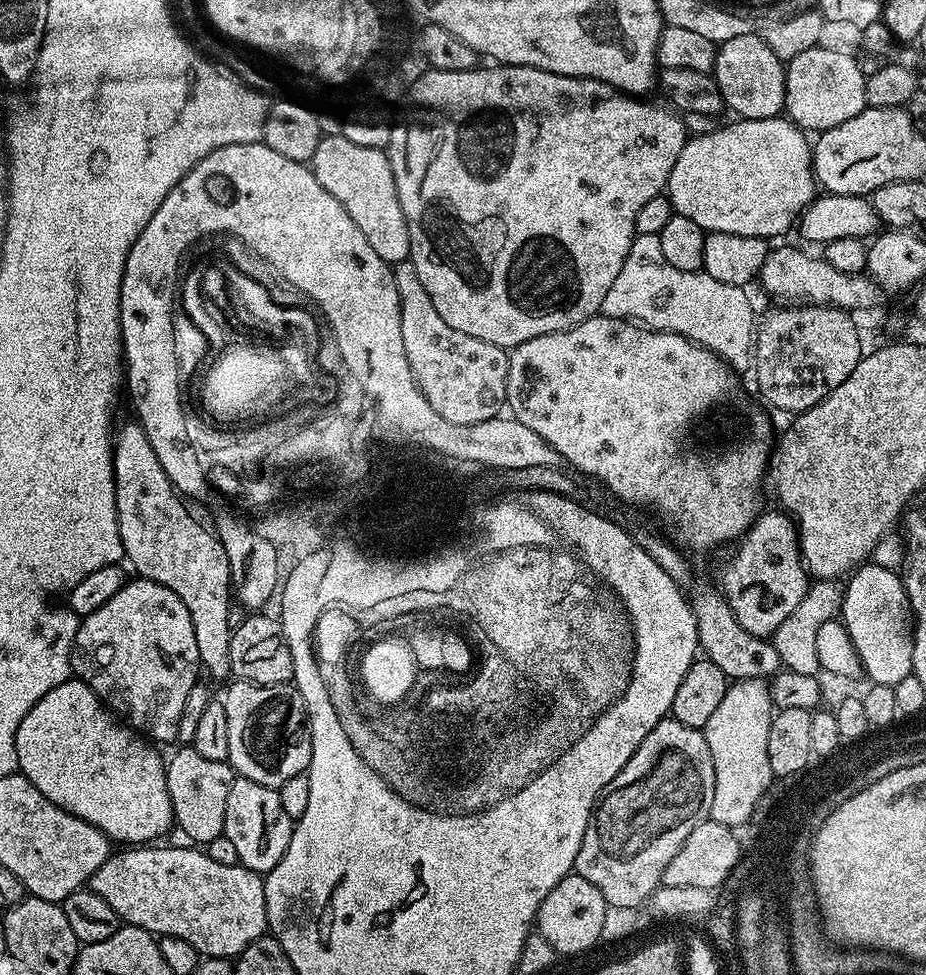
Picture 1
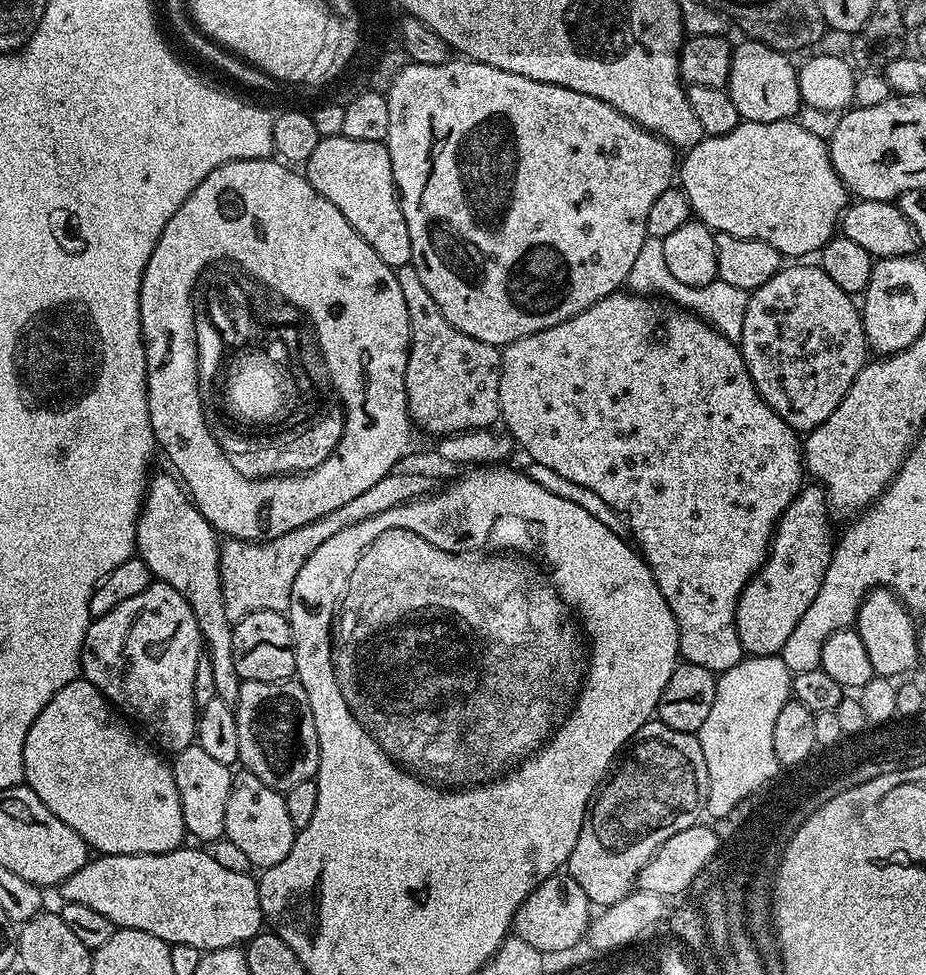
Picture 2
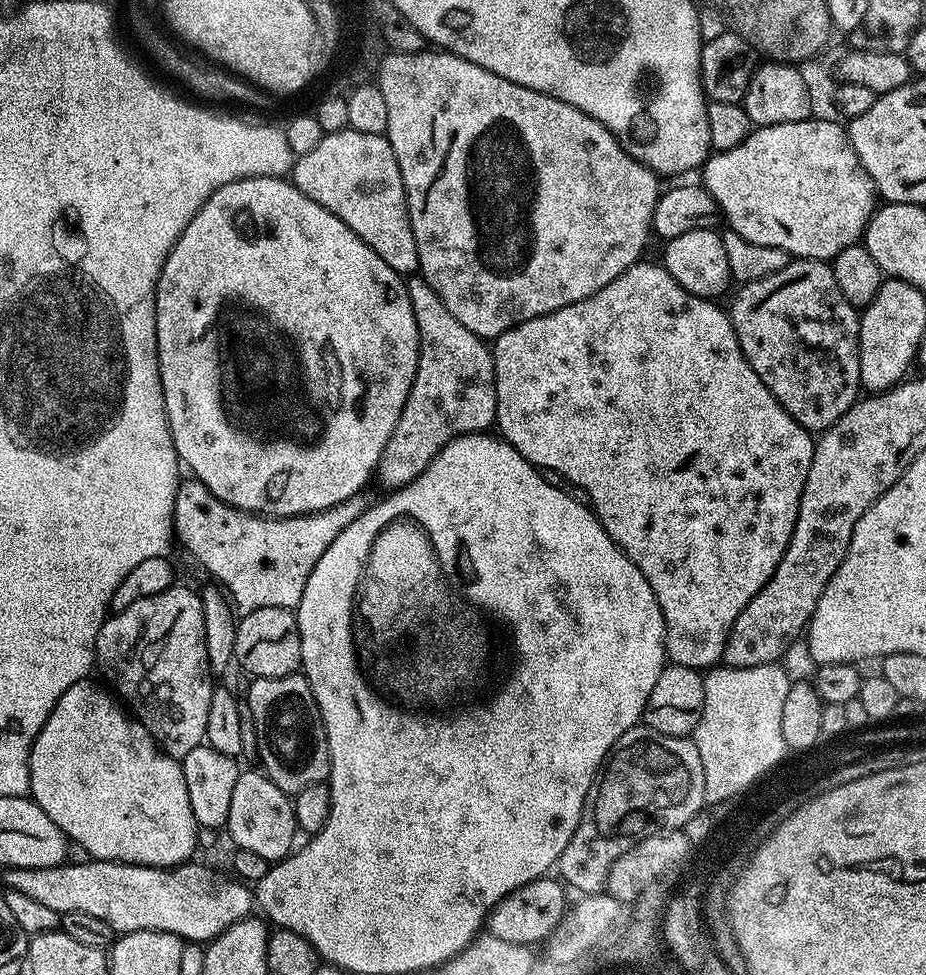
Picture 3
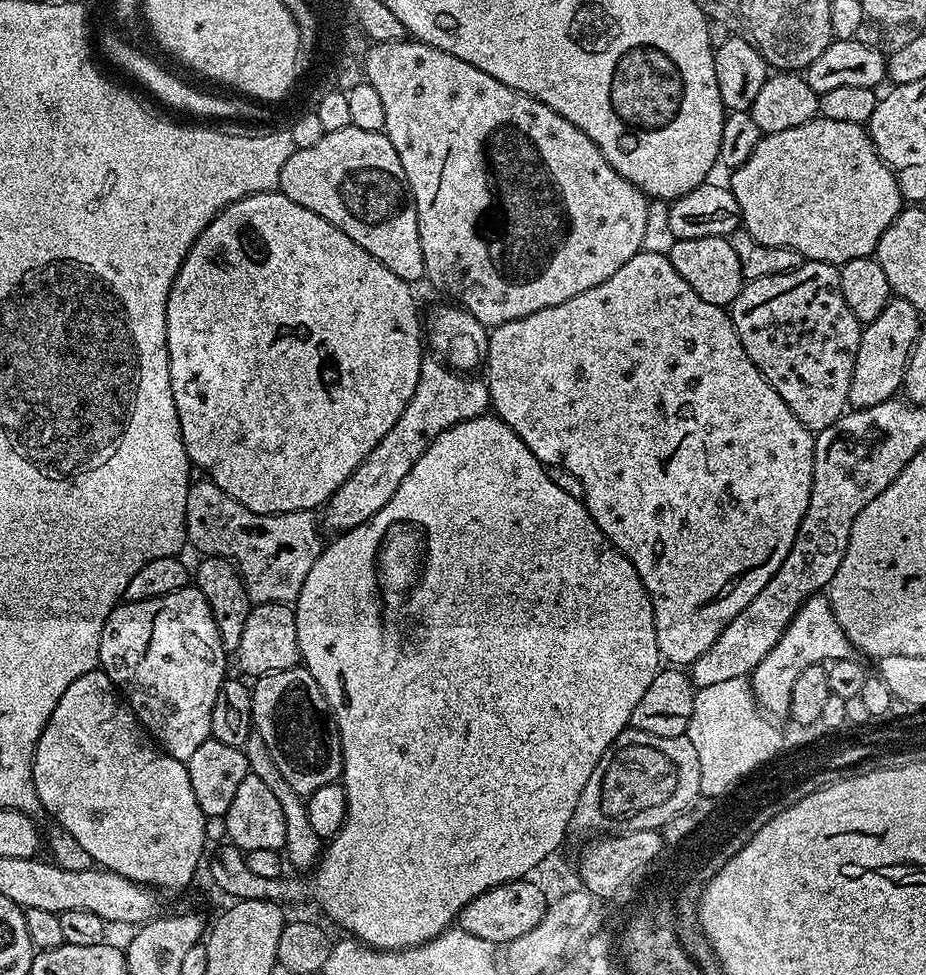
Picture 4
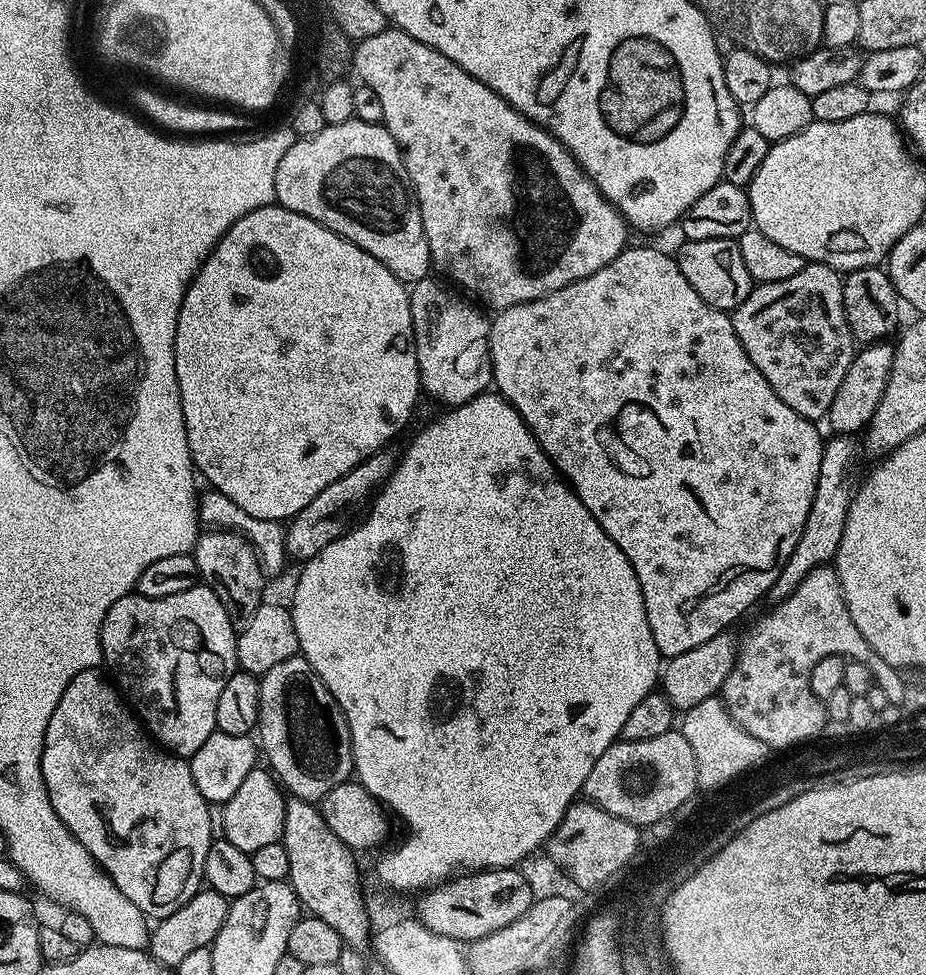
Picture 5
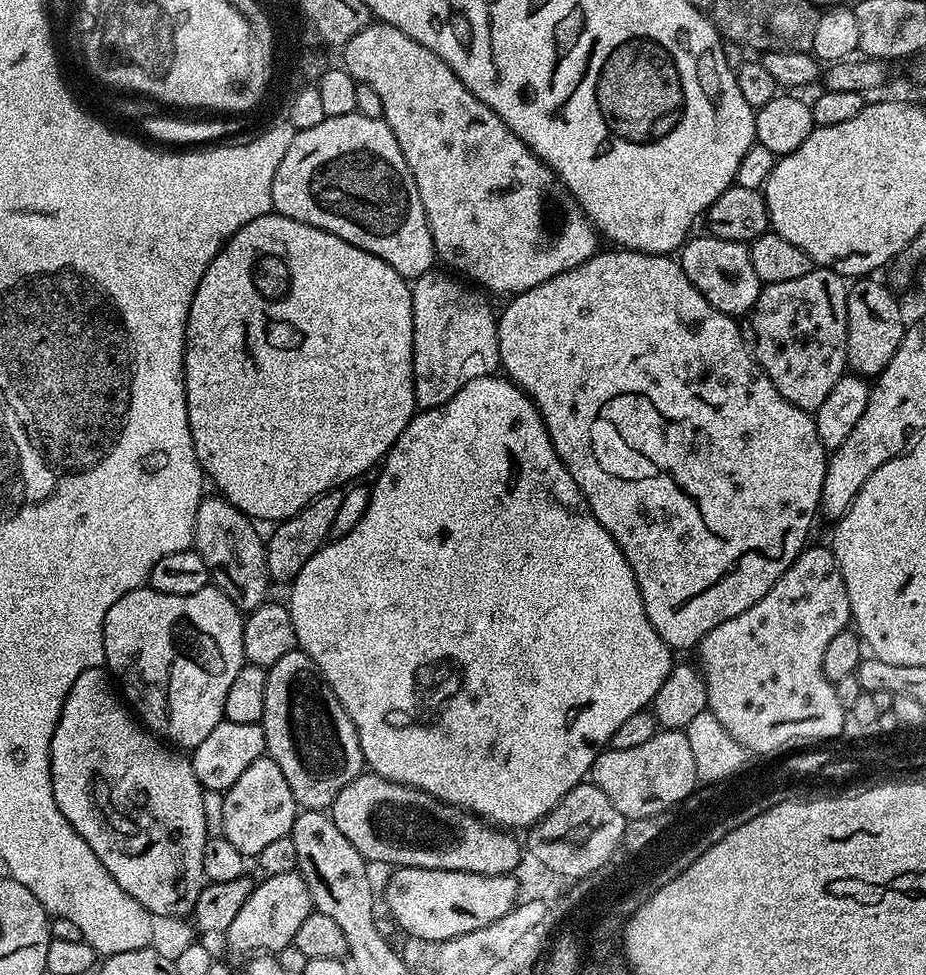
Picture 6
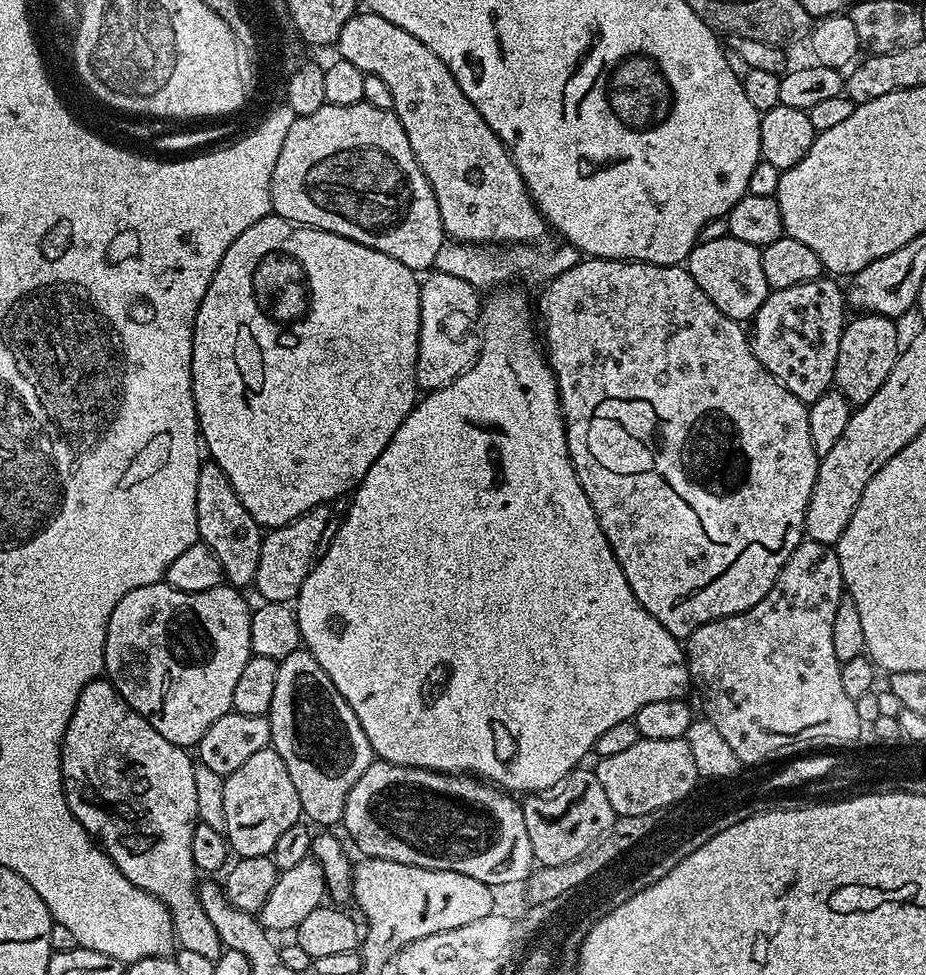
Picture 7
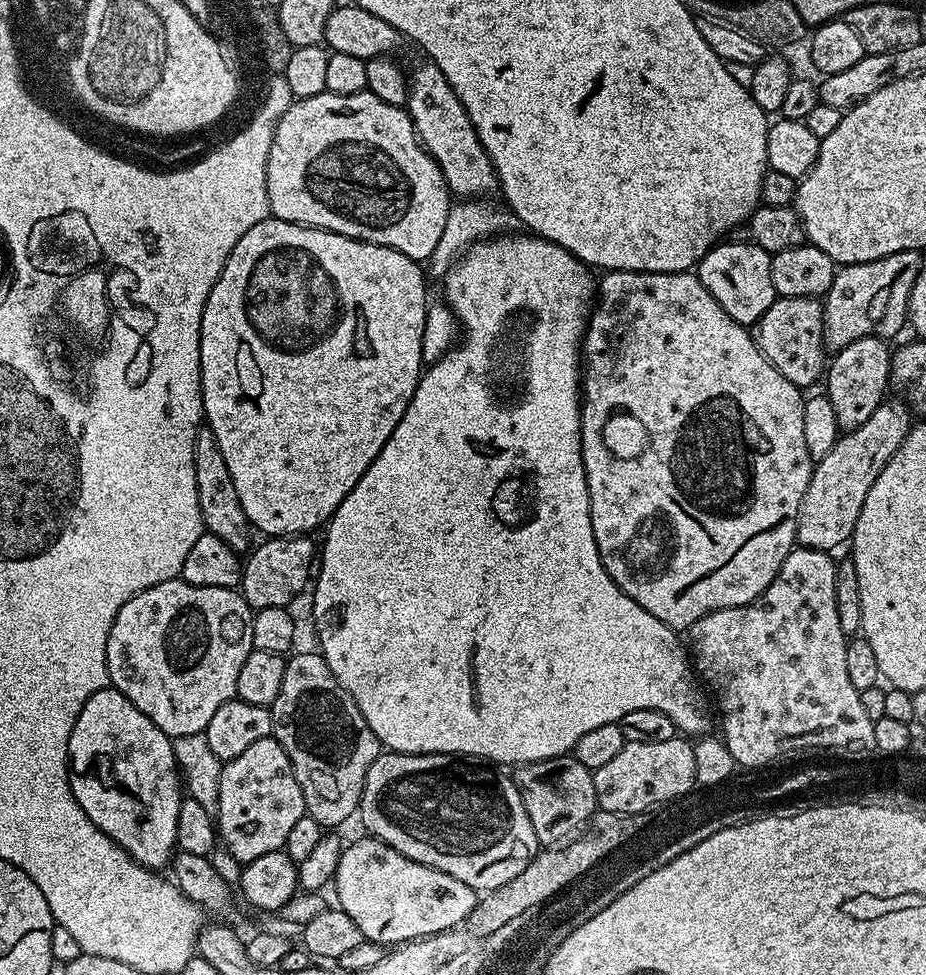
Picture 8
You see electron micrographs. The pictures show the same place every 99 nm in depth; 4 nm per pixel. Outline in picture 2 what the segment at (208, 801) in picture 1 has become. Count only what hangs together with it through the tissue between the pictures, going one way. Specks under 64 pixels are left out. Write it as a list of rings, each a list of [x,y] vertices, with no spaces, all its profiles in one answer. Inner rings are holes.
[[[197,743],[175,753],[171,761],[174,782],[178,786],[178,798],[182,802],[184,831],[195,833],[206,842],[215,842],[224,836],[226,826],[226,798],[230,798],[233,769],[206,754]]]

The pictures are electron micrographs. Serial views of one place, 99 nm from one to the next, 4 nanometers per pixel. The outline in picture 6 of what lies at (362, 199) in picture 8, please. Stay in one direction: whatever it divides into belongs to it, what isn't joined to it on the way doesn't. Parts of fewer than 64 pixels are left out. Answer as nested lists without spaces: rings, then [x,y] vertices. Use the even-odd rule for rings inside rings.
[[[360,112],[341,116],[325,116],[318,126],[297,132],[286,150],[286,158],[278,162],[272,187],[272,206],[279,215],[326,230],[348,244],[358,246],[386,262],[400,276],[417,278],[433,271],[437,263],[436,247],[430,234],[426,210],[402,158],[402,146],[383,119],[366,118]]]

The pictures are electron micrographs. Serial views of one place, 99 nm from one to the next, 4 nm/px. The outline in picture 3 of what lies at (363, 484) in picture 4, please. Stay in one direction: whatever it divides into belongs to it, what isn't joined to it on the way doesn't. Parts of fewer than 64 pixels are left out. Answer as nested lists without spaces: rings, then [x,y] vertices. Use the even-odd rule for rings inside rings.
[[[409,275],[406,283],[414,322],[418,322],[420,353],[410,394],[380,459],[378,480],[380,476],[381,482],[392,490],[418,478],[452,440],[475,432],[487,433],[496,422],[496,375],[491,347],[442,306],[442,298],[430,290],[423,276]]]

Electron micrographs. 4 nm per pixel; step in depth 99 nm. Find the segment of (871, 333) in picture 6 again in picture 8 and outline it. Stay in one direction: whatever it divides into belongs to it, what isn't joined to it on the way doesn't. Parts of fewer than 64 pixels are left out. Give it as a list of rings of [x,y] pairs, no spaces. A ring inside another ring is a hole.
[[[867,336],[850,346],[839,349],[836,356],[831,357],[826,368],[826,395],[830,406],[834,406],[834,414],[838,418],[841,433],[858,430],[870,419],[870,414],[885,403],[884,391],[890,388],[892,379],[893,349],[888,348],[889,341],[879,336]]]

